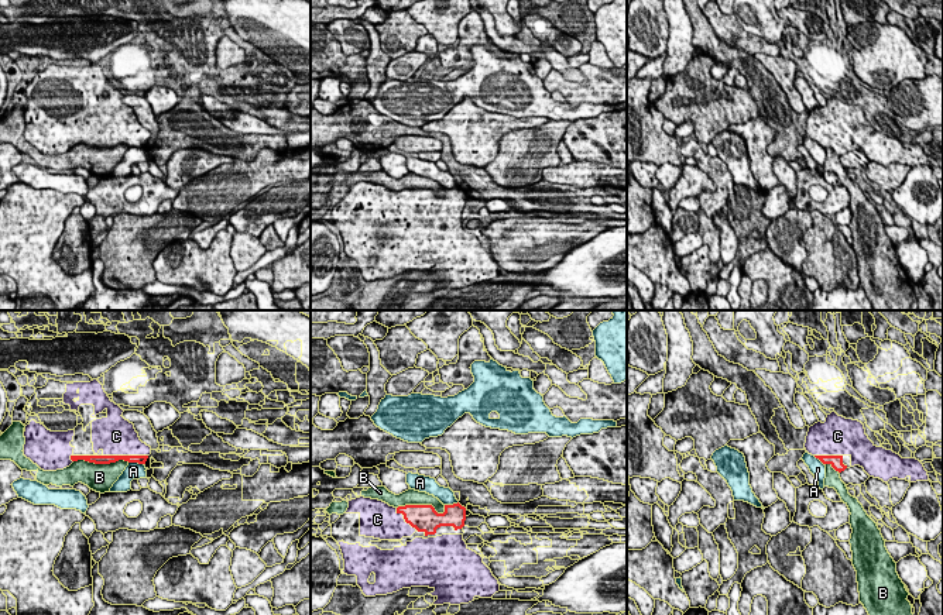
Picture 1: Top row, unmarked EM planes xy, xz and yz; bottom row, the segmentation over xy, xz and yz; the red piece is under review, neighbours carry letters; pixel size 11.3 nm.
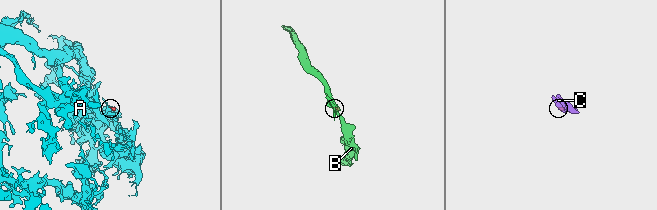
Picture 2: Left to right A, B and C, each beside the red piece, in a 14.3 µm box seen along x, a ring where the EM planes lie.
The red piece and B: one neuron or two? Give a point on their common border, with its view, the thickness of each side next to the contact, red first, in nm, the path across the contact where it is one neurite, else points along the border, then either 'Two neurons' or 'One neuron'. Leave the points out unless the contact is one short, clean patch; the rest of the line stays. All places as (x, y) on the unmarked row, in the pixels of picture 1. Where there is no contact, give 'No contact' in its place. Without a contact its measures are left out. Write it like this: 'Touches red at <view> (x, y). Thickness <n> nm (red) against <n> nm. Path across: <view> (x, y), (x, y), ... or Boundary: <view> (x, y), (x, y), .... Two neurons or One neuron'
Touches red at xy (102, 147). Thickness 100 nm (red) against 320 nm. Two neurons

